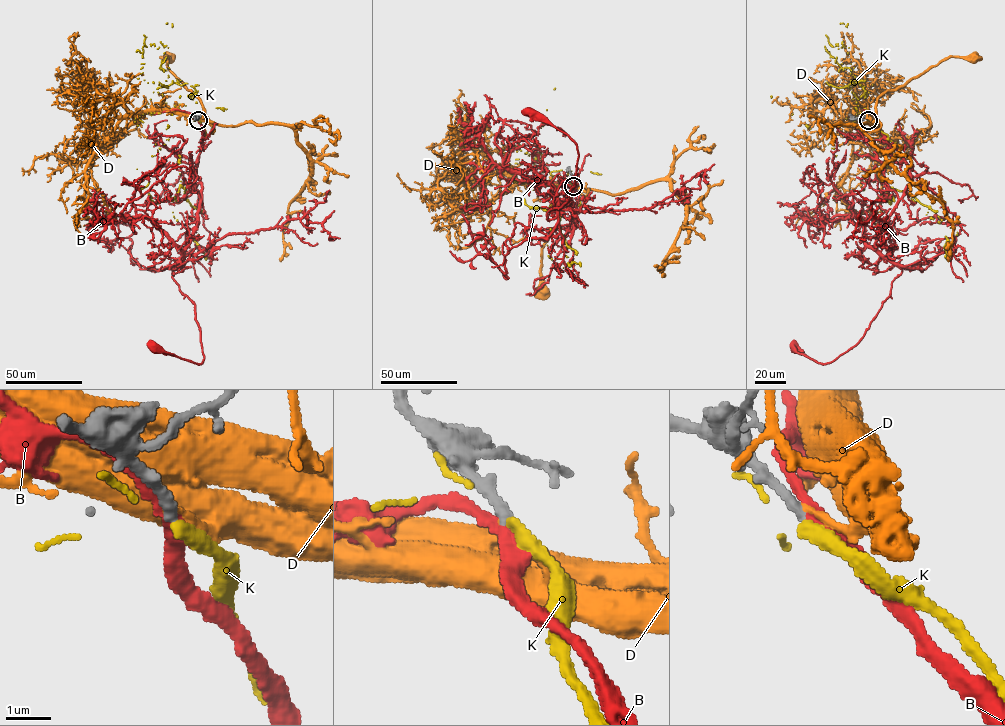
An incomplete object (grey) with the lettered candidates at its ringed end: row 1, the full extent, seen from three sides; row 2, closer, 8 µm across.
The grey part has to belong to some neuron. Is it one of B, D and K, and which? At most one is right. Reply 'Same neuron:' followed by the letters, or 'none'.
Same neuron: B

